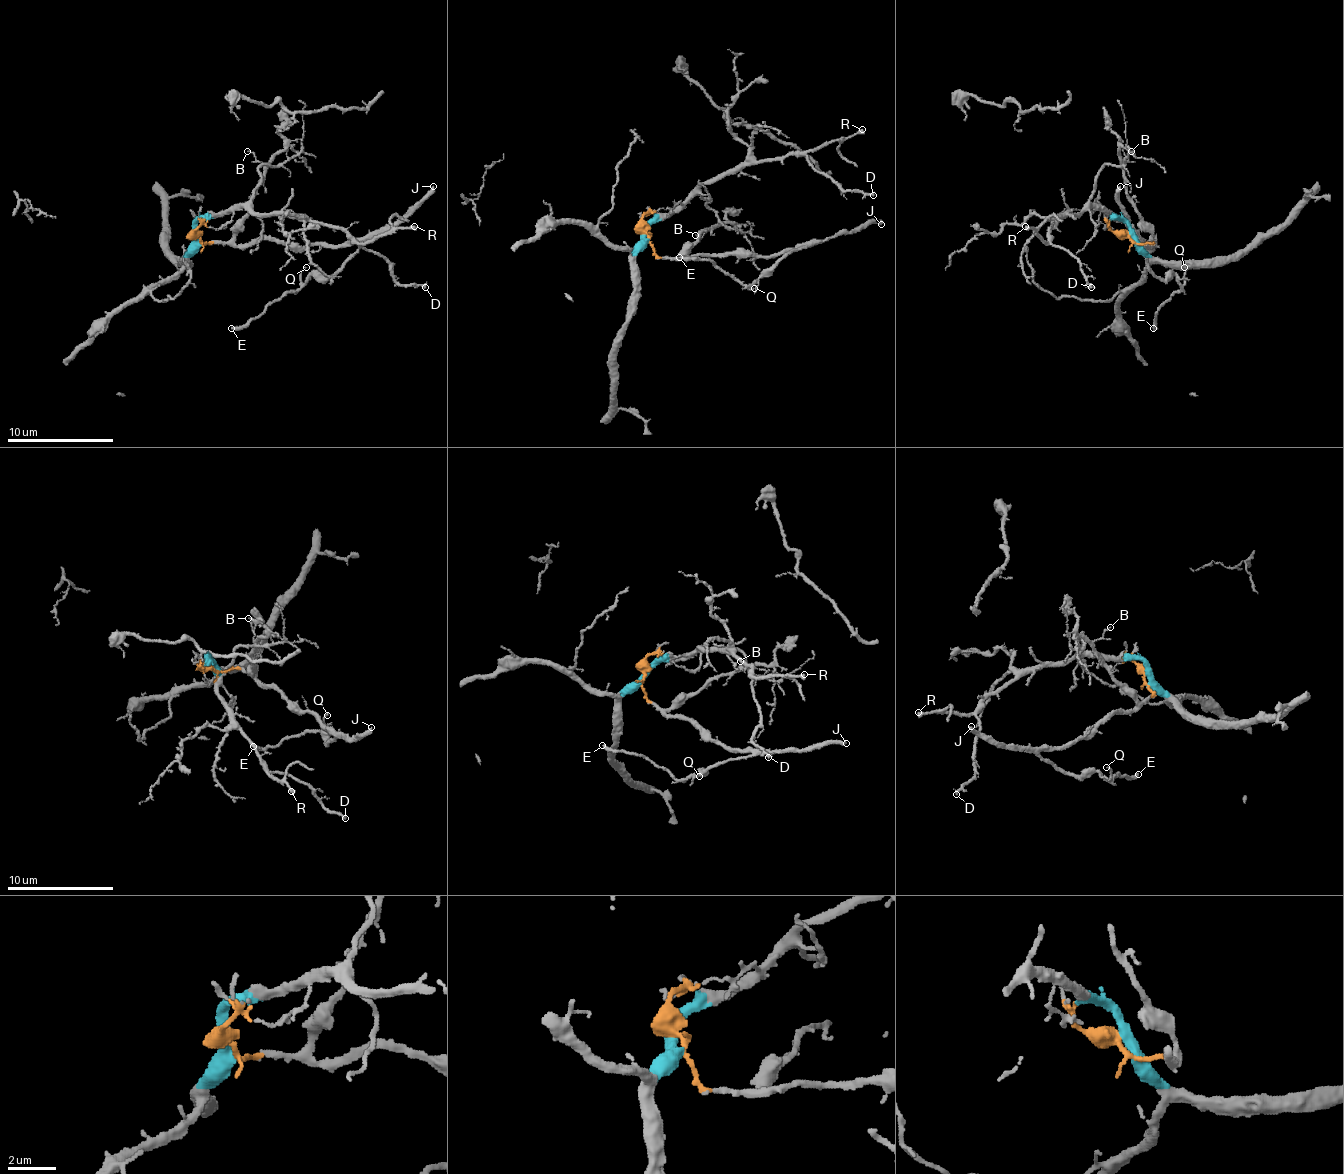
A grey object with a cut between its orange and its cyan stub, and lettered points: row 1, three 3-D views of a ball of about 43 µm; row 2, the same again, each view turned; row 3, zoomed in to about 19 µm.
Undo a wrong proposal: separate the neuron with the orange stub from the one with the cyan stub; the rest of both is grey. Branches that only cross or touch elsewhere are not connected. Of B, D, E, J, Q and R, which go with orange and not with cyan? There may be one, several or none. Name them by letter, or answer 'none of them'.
B, E, J, Q

